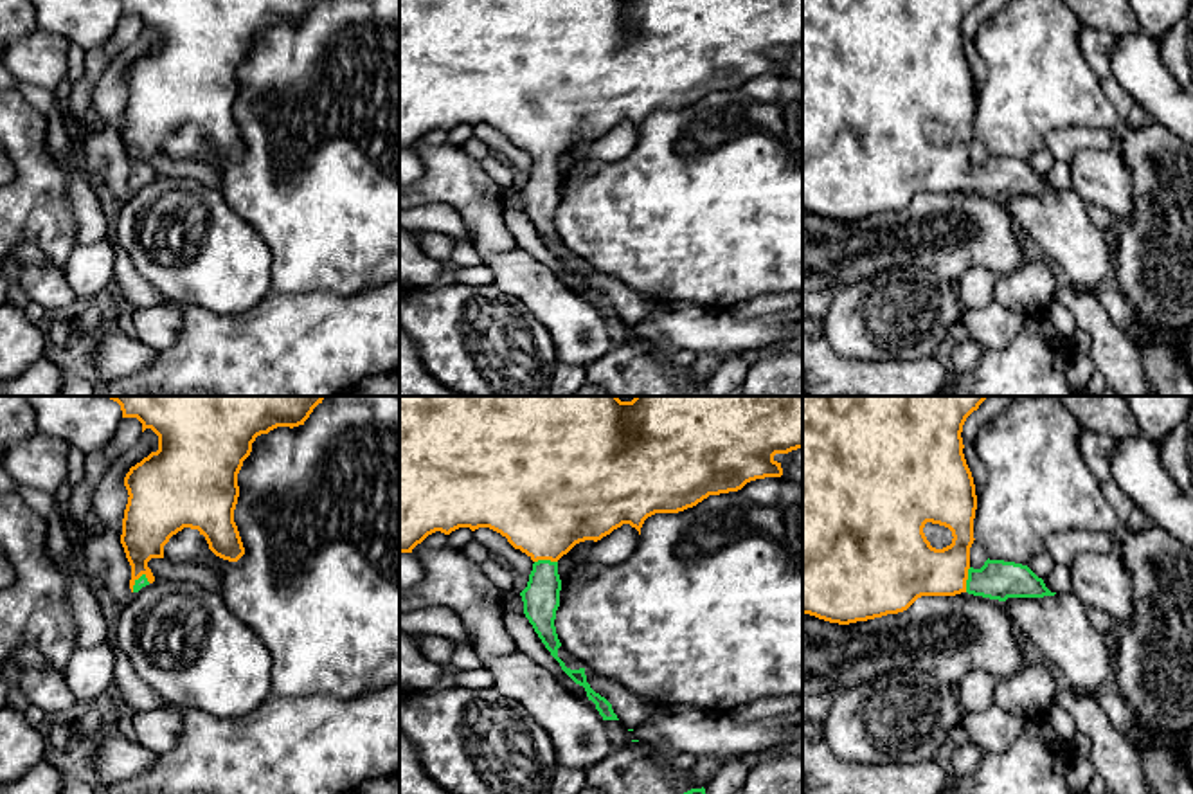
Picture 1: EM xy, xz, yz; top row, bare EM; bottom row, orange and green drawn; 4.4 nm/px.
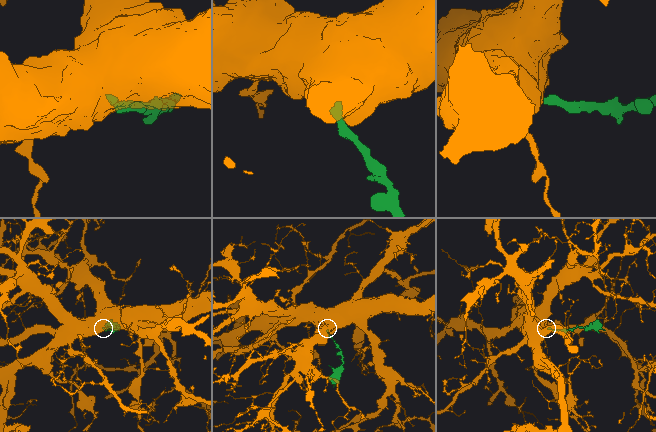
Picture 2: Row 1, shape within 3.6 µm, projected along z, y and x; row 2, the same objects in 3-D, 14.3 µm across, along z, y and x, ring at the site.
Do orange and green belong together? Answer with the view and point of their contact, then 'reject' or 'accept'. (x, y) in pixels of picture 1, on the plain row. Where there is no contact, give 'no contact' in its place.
yz (967, 175) | accept

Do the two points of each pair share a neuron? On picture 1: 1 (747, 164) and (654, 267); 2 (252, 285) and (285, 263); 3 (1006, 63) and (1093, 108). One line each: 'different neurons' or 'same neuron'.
1: same neuron
2: different neurons
3: same neuron

